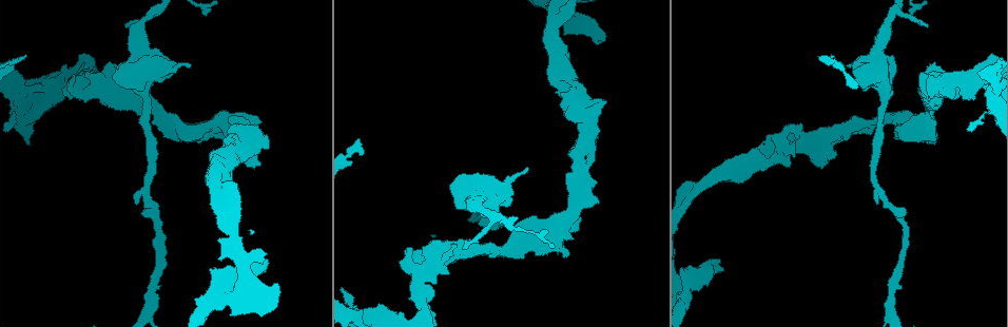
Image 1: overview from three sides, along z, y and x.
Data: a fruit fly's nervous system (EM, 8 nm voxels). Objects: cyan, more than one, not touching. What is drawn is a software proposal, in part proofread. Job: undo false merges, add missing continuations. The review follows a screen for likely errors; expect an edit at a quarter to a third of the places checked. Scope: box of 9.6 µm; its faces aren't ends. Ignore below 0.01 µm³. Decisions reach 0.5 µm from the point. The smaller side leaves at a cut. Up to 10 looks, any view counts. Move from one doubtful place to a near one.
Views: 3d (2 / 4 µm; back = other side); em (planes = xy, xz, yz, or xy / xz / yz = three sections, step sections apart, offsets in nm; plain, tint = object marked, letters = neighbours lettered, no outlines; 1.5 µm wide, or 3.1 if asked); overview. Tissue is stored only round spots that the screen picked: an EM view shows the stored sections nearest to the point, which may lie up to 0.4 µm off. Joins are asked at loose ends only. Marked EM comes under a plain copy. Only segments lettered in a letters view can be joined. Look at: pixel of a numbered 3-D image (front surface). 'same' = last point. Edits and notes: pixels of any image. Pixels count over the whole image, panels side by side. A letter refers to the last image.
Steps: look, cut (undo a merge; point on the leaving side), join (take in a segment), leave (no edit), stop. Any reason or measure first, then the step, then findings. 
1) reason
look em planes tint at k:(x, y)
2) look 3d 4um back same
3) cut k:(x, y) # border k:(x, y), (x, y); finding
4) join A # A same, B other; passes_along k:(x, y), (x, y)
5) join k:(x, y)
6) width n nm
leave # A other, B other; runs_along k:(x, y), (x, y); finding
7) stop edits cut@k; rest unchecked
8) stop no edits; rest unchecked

branch stops here
look em planes letters at 1:(189, 67)

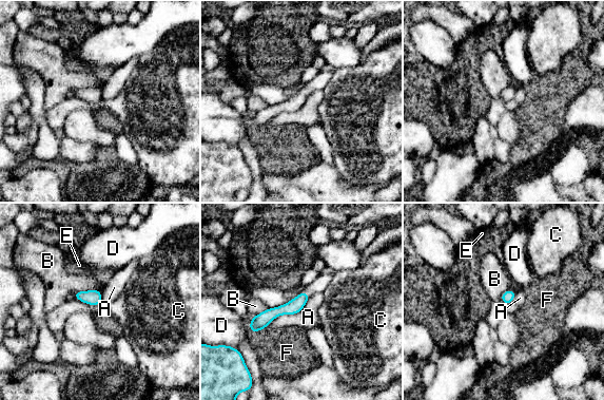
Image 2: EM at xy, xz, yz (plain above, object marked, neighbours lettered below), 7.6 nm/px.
longest_contact A 440 nm
leave # A other, B other, C other, D other, E other, F other; none of them fits

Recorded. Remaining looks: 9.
sharp bend
look em yz step 4 tint at 1:(253, 121)

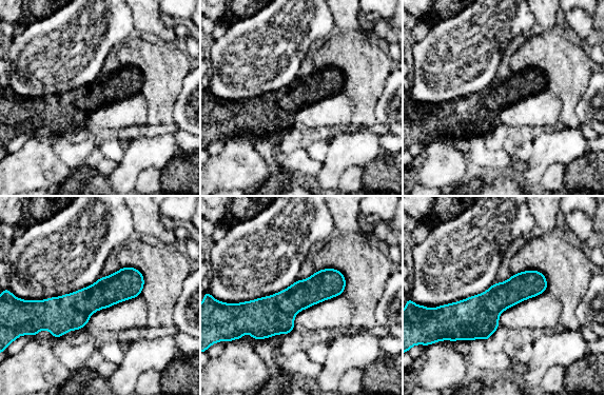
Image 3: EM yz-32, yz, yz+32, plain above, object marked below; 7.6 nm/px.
cut it another way
look em planes letters same

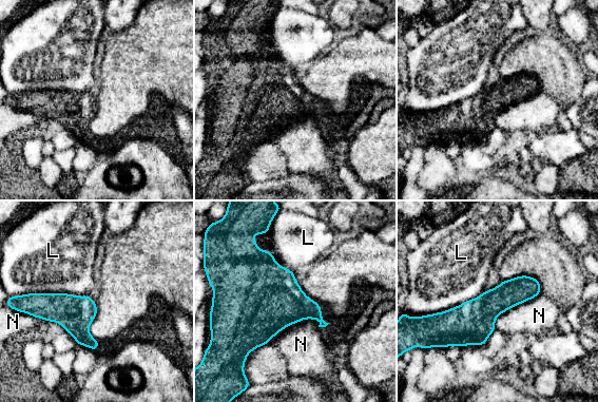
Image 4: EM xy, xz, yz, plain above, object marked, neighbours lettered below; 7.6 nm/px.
width 90 nm
leave # L other, N other; border 4:(541, 292), (501, 312), (495, 328); one neuron here

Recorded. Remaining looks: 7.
free end
look 3d 4um back at 1:(357, 141)

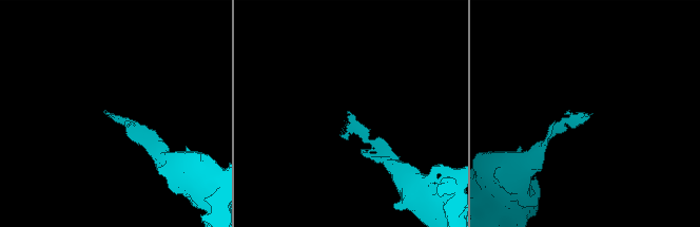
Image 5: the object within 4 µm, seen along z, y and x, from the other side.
look em planes letters at 5:(350, 112)

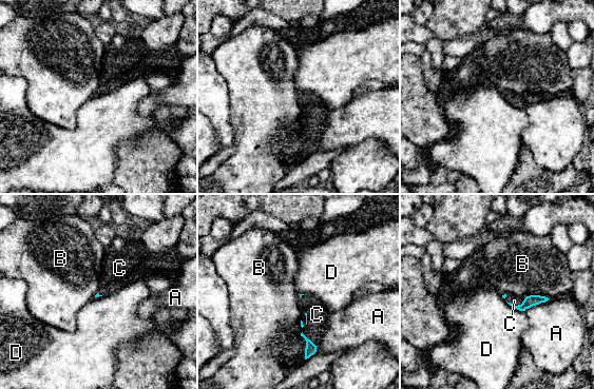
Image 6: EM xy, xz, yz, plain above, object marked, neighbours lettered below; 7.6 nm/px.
join C # A other, B other, C same, D other; passes_along 6:(530, 300), (518, 305), (514, 300); the neuron continues

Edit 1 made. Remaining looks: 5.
redraw
look overview

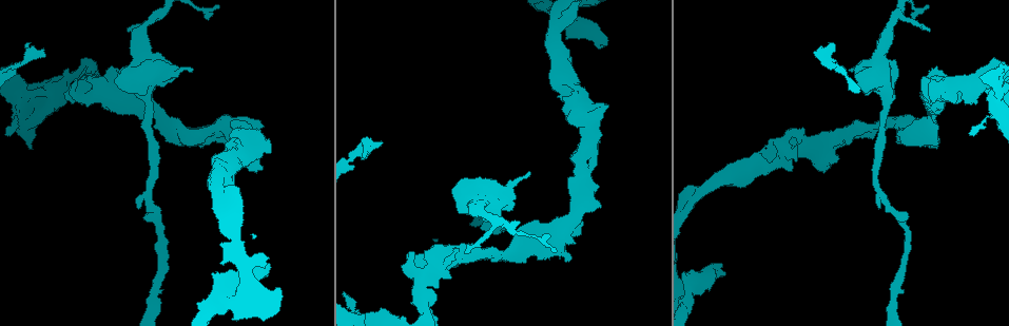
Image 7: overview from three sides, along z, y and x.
branch stops here
look em xy step 4 letters at 7:(403, 271)

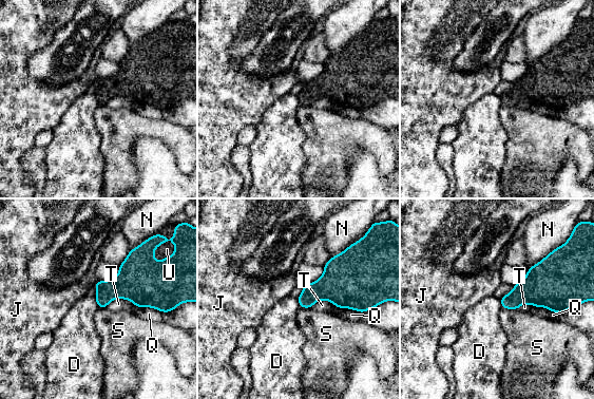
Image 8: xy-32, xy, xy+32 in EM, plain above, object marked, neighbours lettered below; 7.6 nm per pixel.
longest_contact N 260 nm
leave # D other, J other, N other, Q other, S other, T other, U other; border 8:(554, 249), (528, 268); none of them fits

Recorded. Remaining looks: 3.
stop edits join@6; rest unchecked

